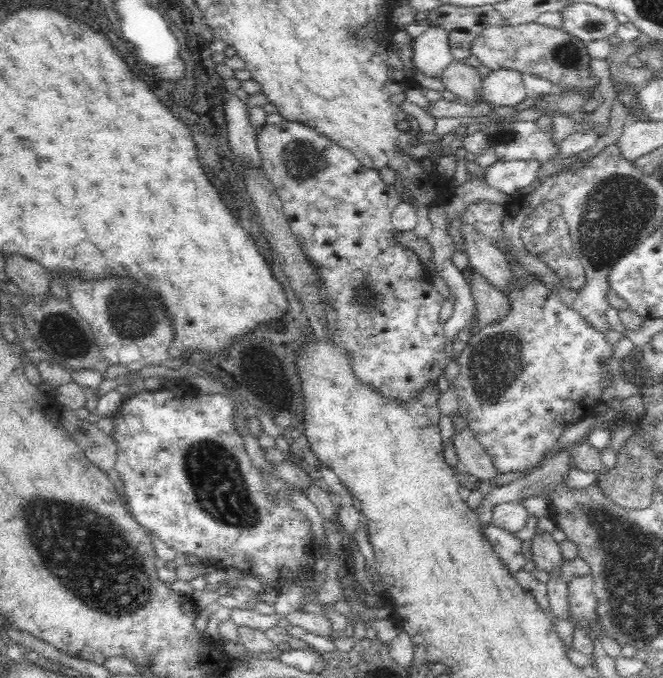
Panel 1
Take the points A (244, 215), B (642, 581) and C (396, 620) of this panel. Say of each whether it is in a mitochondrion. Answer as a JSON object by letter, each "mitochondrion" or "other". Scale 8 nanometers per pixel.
{"A":"other","B":"mitochondrion","C":"other"}

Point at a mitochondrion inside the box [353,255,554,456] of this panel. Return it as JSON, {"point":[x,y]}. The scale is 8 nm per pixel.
{"point":[494,366]}

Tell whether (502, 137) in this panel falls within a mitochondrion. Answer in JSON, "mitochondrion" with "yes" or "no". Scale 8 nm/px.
{"mitochondrion":"yes"}

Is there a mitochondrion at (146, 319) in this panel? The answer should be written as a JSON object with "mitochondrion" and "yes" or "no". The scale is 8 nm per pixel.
{"mitochondrion":"yes"}

